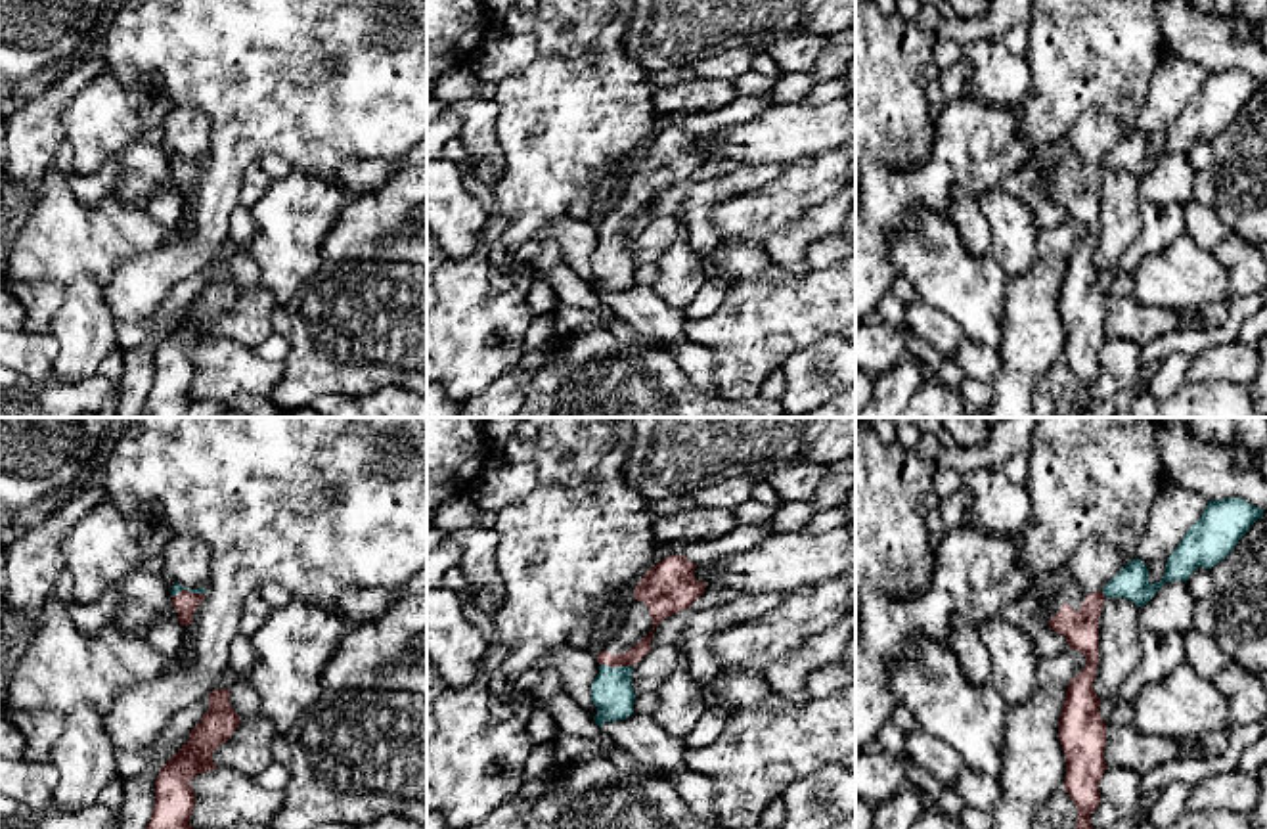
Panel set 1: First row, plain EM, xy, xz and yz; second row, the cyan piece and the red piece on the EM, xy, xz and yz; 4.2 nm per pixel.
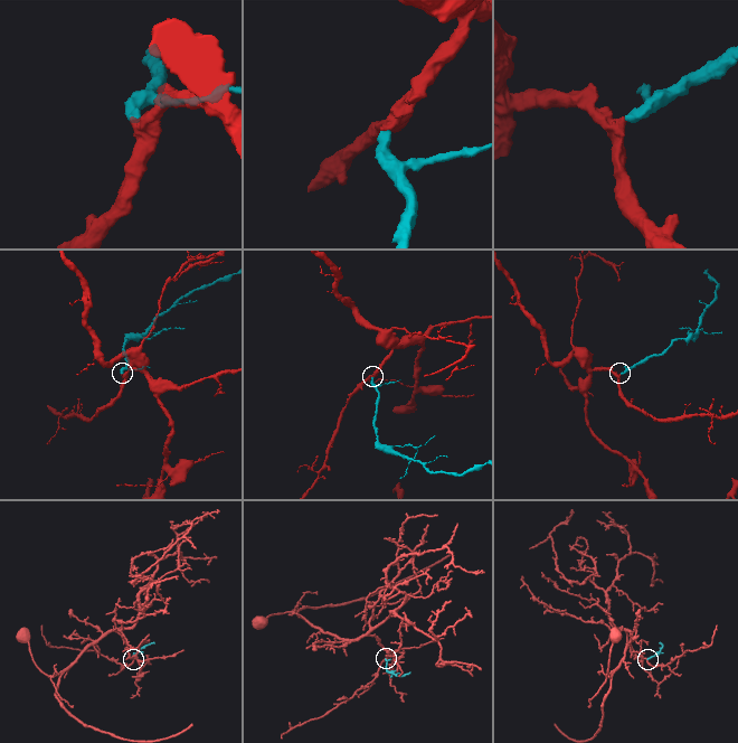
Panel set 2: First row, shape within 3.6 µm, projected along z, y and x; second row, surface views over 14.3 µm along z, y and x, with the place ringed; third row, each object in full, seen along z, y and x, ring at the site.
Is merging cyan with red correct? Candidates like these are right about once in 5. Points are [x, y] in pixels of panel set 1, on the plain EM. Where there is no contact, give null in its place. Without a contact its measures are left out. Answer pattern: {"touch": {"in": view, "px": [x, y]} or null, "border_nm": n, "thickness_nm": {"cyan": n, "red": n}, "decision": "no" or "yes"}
{"touch": {"in": "xz", "px": [617, 238]}, "border_nm": 140, "thickness_nm": {"cyan": 180, "red": 70}, "decision": "yes"}

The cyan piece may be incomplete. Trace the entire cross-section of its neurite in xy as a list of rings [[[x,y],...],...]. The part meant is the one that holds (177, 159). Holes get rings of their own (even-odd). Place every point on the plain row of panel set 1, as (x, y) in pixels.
[[[178,153],[172,157],[172,176],[178,184],[180,197],[188,197],[193,193],[193,184],[199,178],[199,174],[205,170],[205,159],[189,161],[180,157]]]

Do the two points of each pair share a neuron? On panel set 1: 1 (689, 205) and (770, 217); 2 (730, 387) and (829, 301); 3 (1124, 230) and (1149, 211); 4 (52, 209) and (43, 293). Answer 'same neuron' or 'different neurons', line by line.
1: different neurons
2: same neuron
3: different neurons
4: different neurons

